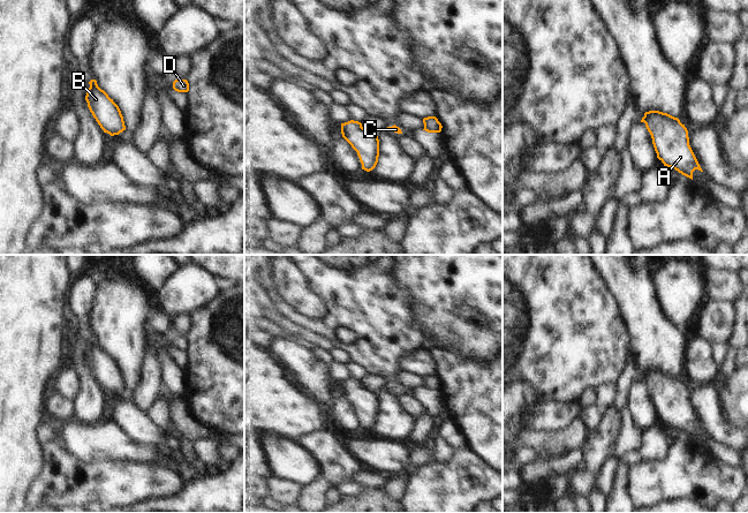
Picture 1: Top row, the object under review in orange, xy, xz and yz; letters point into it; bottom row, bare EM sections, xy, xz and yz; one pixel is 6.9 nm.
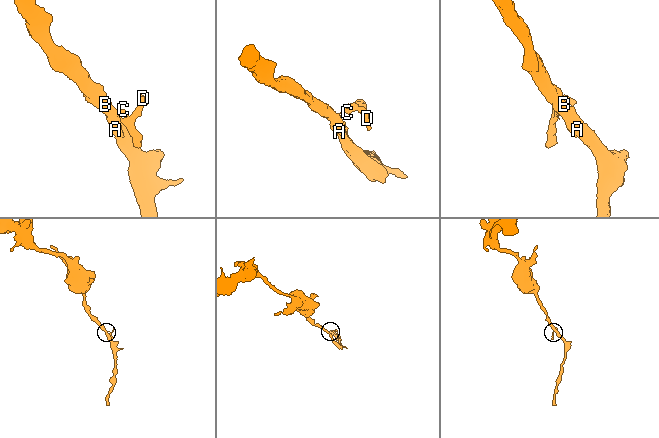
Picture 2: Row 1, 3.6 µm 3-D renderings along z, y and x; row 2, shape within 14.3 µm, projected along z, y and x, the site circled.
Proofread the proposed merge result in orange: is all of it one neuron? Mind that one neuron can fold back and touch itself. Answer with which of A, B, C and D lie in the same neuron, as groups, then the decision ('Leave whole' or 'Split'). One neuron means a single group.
Groups: A B / C D. Split

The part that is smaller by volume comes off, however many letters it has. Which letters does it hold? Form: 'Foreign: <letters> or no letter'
Foreign: C, D

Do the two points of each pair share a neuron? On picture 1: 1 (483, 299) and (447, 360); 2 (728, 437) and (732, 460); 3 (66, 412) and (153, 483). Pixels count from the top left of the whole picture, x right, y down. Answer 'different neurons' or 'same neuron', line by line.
1: different neurons
2: different neurons
3: different neurons

